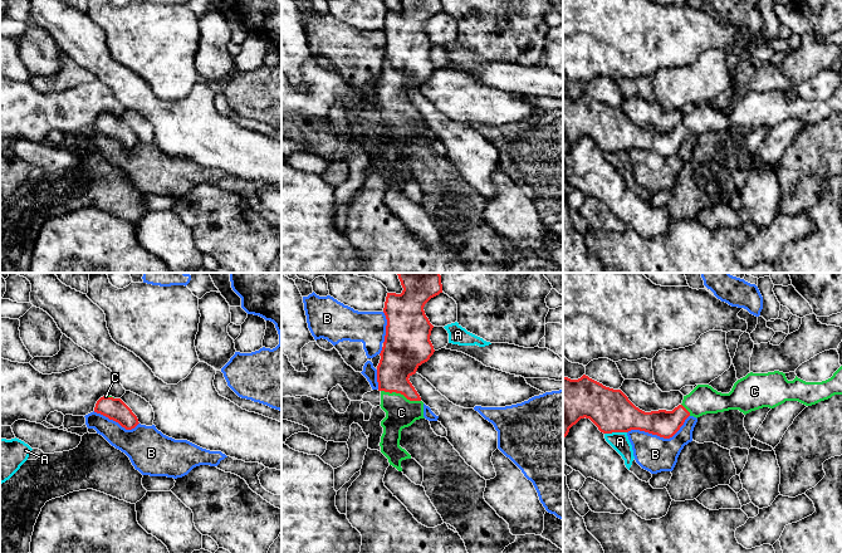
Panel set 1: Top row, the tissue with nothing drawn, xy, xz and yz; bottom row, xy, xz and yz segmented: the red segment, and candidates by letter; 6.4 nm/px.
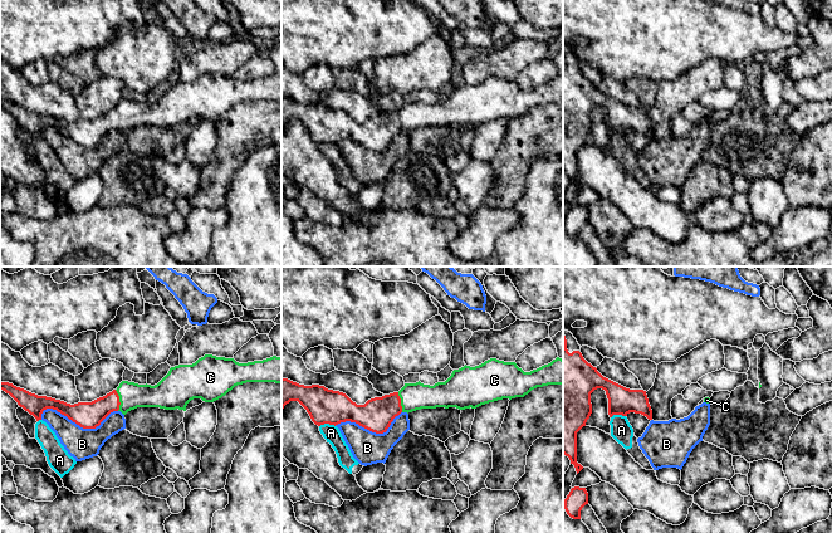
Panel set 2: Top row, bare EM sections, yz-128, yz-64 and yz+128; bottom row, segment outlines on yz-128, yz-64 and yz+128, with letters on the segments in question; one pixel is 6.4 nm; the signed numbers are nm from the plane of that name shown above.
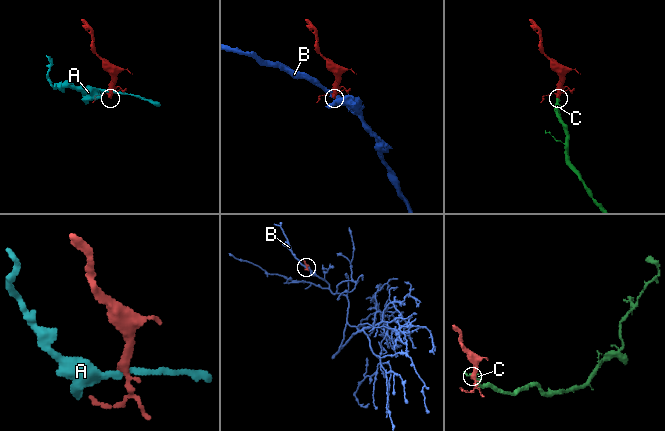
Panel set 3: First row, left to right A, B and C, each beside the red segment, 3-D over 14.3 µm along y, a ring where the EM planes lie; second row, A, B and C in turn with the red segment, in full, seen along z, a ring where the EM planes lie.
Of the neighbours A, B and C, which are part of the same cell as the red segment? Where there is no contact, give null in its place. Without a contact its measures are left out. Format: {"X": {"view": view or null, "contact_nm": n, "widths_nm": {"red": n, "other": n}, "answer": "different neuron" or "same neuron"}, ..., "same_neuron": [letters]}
{"A": {"view": "yz", "contact_nm": 140, "widths_nm": {"red": 280, "other": 120}, "answer": "different neuron"}, "B": {"view": "yz", "contact_nm": 420, "widths_nm": {"red": 180, "other": 240}, "answer": "different neuron"}, "C": {"view": "xz", "contact_nm": 260, "widths_nm": {"red": 260, "other": 190}, "answer": "same neuron"}, "same_neuron": ["C"]}

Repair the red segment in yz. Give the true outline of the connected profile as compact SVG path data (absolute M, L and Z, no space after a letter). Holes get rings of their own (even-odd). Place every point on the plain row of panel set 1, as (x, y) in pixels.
M842 84L833 94L822 101L806 101L796 94L788 99L785 92L774 89L768 92L748 92L738 98L729 112L721 112L709 103L697 103L682 122L672 129L659 128L645 131L636 126L621 108L613 108L583 93L578 98L563 94L563 157L569 147L581 137L589 137L601 151L628 151L640 148L664 157L672 156L689 134L700 136L706 132L718 132L729 128L739 128L744 133L763 127L774 127L785 119L798 119L806 124L816 123L834 113L842 113Z

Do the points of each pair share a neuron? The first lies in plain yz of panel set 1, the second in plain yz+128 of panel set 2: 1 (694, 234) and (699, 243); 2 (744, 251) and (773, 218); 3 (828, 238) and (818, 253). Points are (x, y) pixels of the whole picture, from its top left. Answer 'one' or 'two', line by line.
1: one
2: two
3: one

